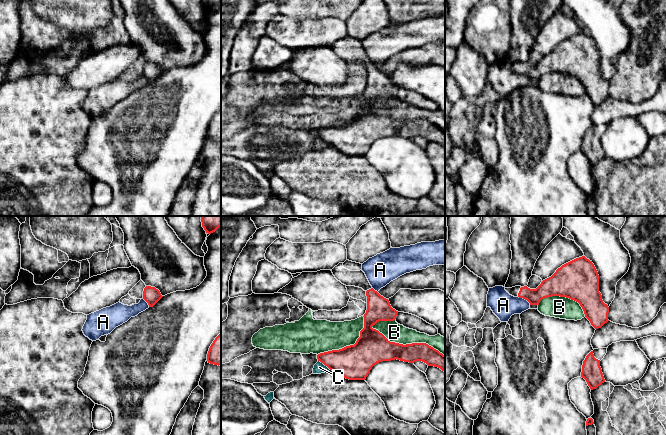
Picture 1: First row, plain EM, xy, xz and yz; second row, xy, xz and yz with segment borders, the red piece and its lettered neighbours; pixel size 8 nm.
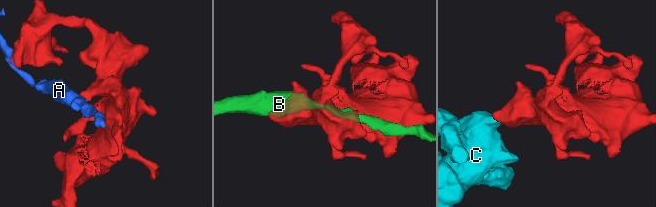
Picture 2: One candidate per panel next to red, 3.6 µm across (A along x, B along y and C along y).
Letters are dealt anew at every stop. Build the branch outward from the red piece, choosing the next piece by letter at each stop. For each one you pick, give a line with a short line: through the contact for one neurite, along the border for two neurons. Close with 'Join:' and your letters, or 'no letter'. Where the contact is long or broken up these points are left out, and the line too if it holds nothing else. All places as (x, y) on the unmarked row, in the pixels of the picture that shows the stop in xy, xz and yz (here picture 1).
Join: no letter

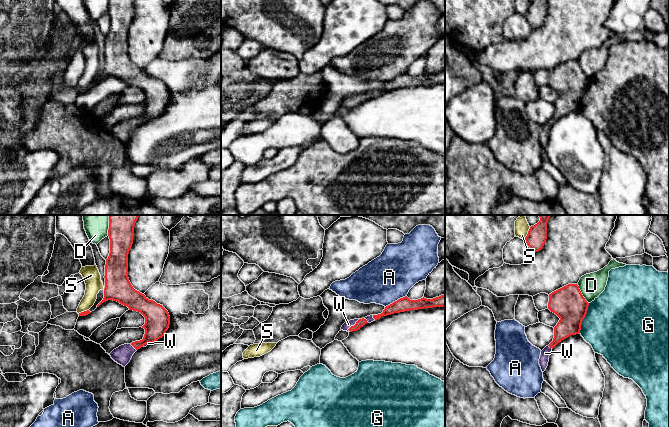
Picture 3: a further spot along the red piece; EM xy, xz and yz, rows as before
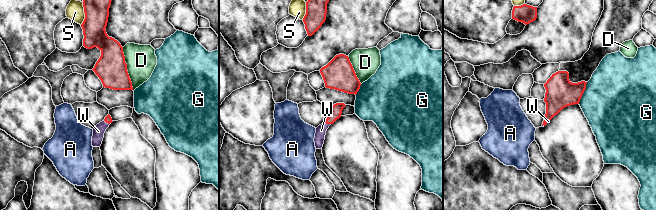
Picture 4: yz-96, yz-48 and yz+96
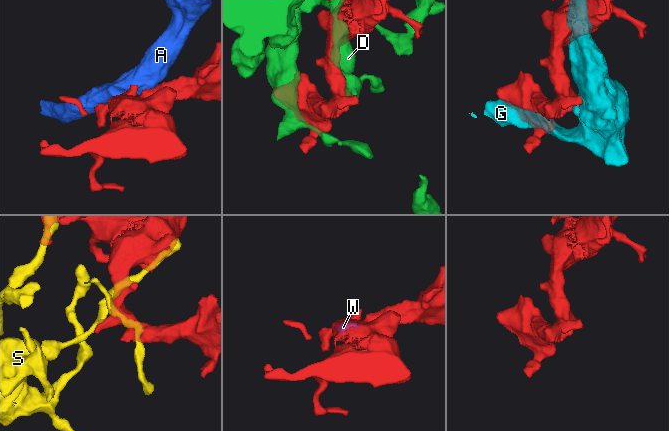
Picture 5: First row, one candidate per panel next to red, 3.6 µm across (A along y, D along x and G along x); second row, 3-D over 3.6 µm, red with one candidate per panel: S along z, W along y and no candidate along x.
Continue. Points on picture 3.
W: xz (360, 99), (354, 101), (348, 100)
Join: W

